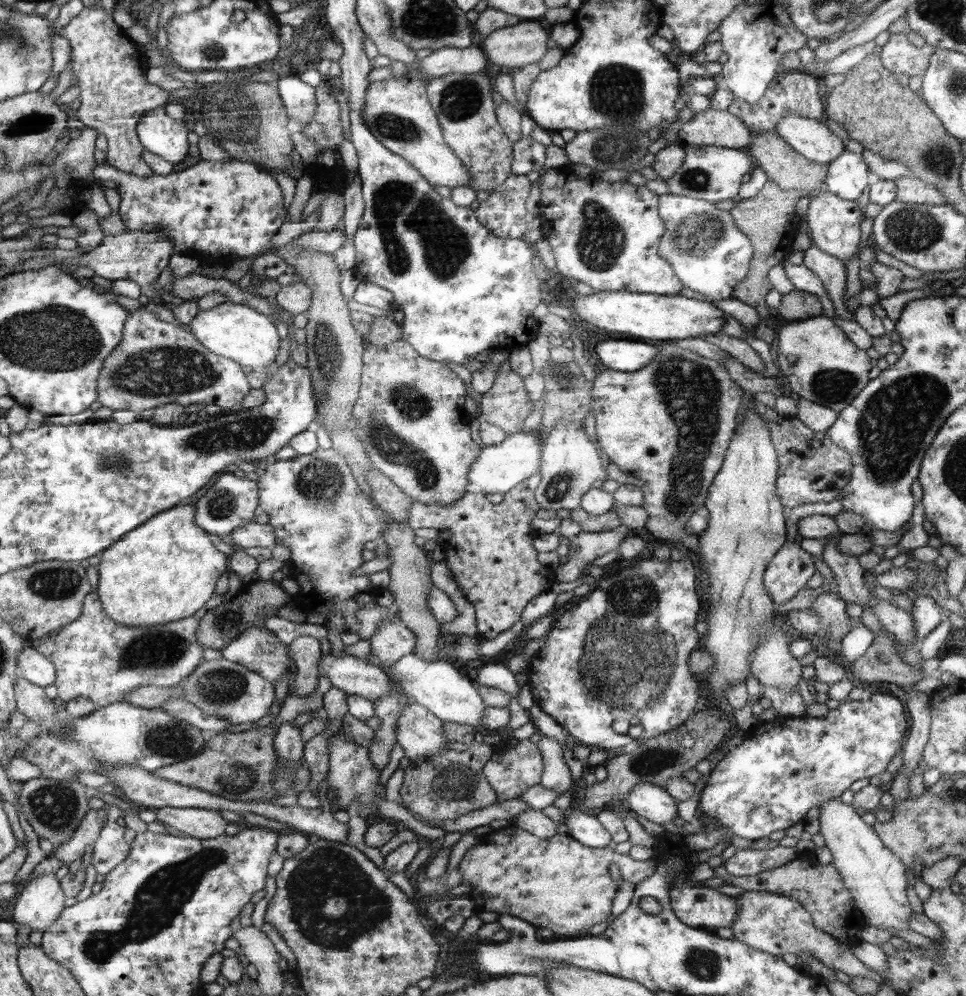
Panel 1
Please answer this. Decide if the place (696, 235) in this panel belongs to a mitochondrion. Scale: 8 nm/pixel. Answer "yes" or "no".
yes

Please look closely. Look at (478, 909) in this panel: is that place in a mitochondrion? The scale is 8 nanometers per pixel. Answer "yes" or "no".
no

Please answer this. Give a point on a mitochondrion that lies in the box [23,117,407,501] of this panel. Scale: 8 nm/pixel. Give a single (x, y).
(175, 371)

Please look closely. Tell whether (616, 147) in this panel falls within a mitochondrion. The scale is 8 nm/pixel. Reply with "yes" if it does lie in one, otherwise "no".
yes

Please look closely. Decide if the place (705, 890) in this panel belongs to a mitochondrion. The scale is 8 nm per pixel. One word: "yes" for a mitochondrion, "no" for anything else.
no

